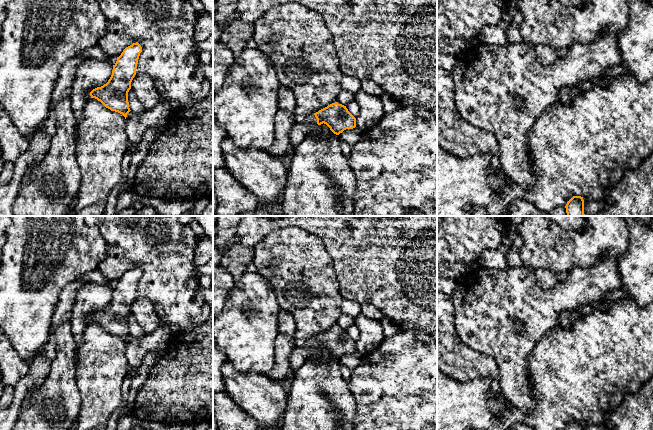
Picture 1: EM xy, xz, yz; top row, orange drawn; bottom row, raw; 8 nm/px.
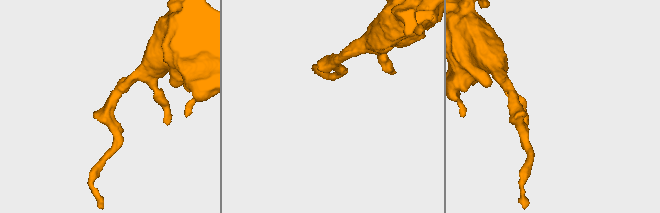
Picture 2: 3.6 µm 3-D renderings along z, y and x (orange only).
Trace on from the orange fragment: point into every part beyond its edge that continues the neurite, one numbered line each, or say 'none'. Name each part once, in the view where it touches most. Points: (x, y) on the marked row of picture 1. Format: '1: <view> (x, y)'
1: xz (299, 131)

